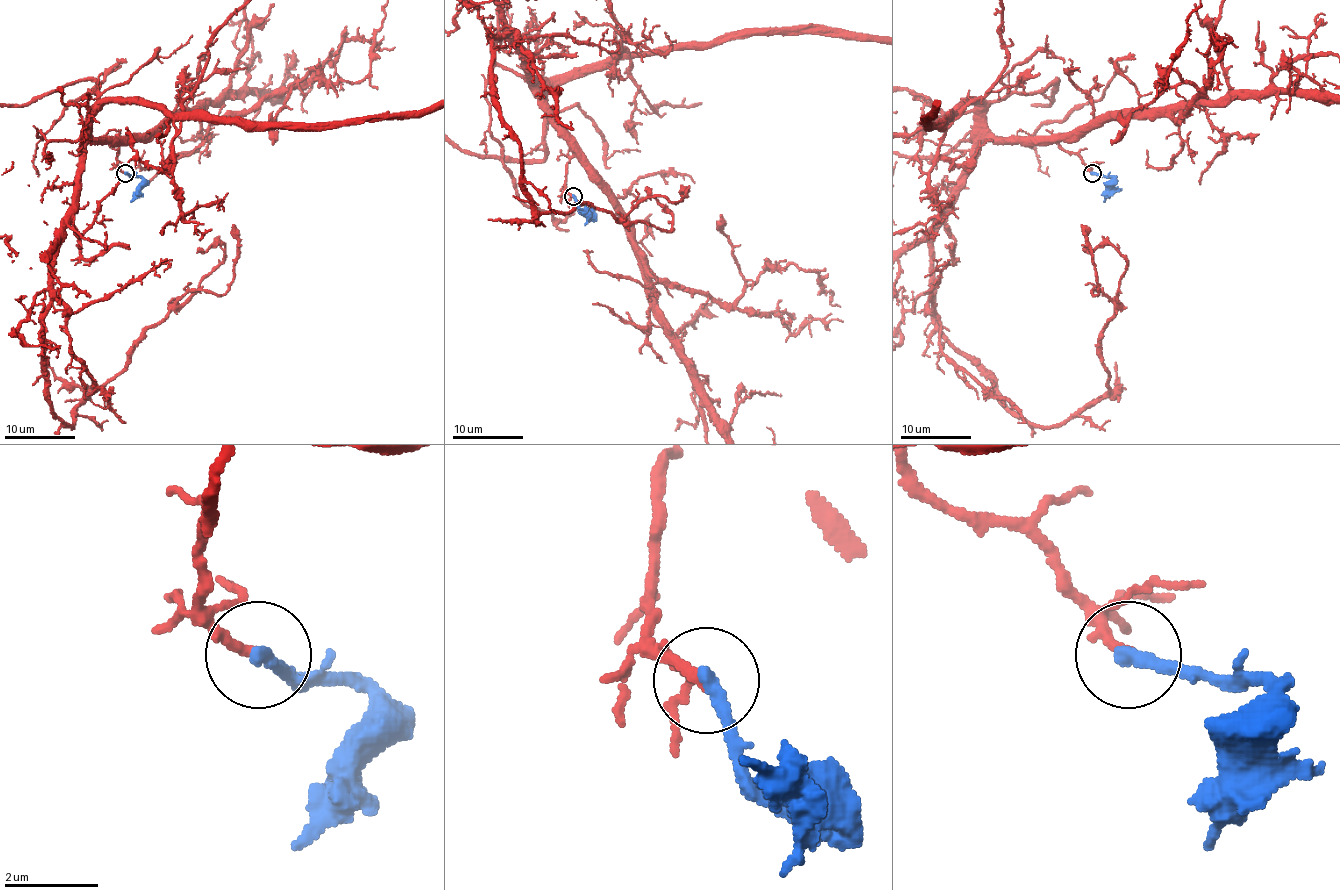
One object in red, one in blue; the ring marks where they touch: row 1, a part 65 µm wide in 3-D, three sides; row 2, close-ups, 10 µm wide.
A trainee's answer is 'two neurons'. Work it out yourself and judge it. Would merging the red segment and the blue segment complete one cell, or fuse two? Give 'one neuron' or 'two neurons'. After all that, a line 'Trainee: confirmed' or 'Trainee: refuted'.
one neuron
Trainee: refuted

